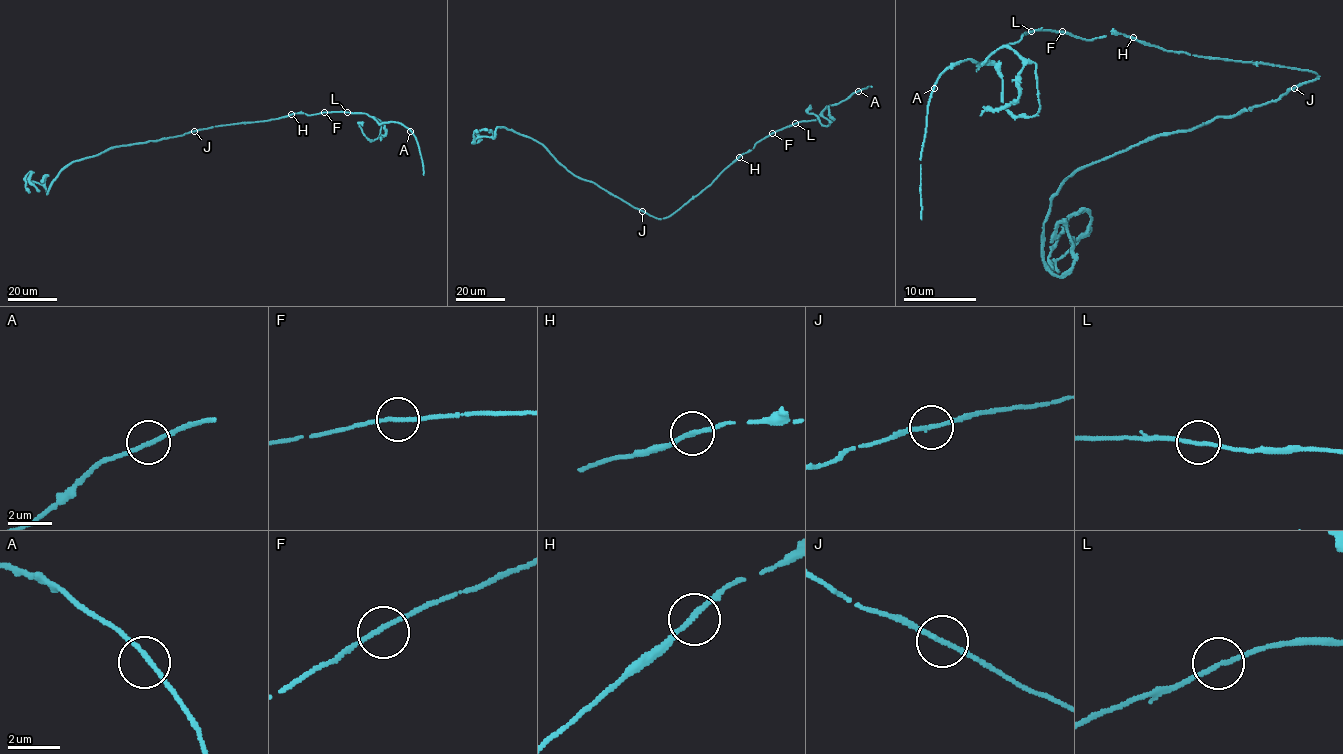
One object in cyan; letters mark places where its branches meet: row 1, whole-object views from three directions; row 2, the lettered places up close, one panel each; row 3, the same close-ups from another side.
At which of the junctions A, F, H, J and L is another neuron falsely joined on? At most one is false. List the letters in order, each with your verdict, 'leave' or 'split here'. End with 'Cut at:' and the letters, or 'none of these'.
A: leave
F: leave
H: leave
J: leave
L: leave
Cut at: none of these

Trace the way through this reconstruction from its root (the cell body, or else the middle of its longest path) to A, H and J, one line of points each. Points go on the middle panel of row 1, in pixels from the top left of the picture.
A: (665, 218), (701, 192), (758, 142), (796, 123), (815, 120), (826, 107), (839, 103), (858, 91)
H: (665, 218), (701, 192), (739, 157)
J: (665, 218), (657, 218), (642, 210)

